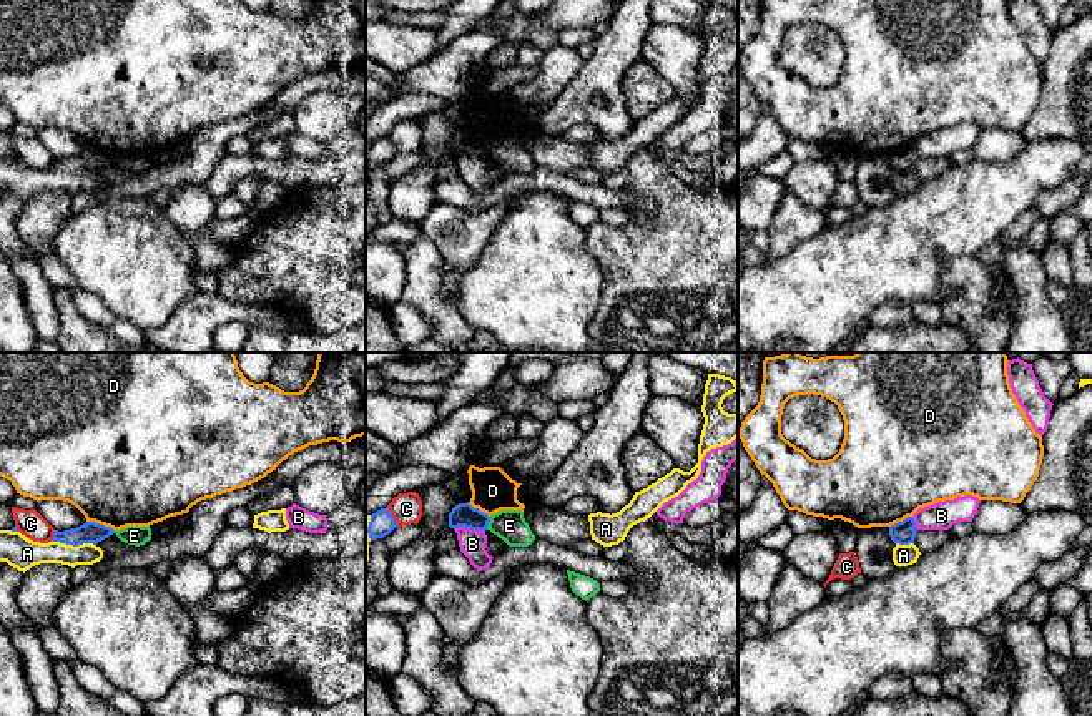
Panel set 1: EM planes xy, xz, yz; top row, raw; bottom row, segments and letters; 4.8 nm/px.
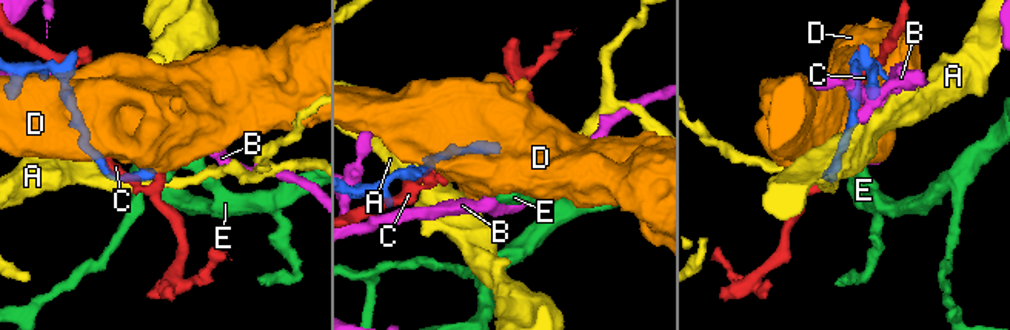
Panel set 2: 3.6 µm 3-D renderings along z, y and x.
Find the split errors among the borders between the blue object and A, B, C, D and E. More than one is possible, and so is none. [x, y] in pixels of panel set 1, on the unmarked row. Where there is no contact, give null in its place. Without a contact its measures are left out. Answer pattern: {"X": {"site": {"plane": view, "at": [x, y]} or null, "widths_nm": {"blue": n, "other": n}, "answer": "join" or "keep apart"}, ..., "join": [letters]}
{"A": {"site": {"plane": "xy", "at": [73, 173]}, "widths_nm": {"blue": 110, "other": 150}, "answer": "keep apart"}, "B": {"site": {"plane": "xz", "at": [469, 155]}, "widths_nm": {"blue": 110, "other": 130}, "answer": "keep apart"}, "C": {"site": {"plane": "xy", "at": [54, 163]}, "widths_nm": {"blue": 110, "other": 130}, "answer": "keep apart"}, "D": {"site": {"plane": "xy", "at": [102, 153]}, "widths_nm": {"blue": 110, "other": 480}, "answer": "keep apart"}, "E": {"site": {"plane": "xz", "at": [487, 152]}, "widths_nm": {"blue": 110, "other": 150}, "answer": "keep apart"}, "join": []}

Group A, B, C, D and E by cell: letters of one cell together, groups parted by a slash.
A / B / C / D / E

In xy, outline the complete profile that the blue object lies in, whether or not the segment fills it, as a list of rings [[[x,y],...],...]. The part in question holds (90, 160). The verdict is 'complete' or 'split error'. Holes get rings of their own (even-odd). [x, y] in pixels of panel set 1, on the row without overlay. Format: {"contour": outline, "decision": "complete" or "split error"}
{"contour": [[[86,150],[76,156],[70,156],[65,159],[55,158],[52,169],[60,169],[73,174],[78,174],[83,171],[96,173],[98,169],[108,166],[113,161],[115,158],[110,154],[95,151],[95,150]]], "decision": "complete"}

